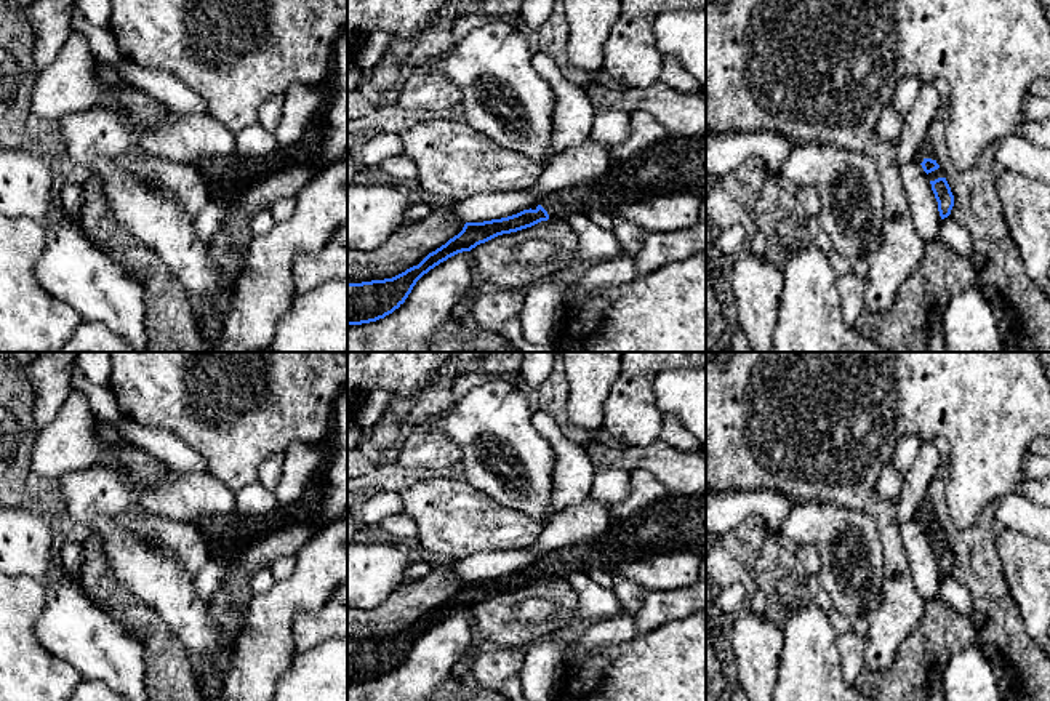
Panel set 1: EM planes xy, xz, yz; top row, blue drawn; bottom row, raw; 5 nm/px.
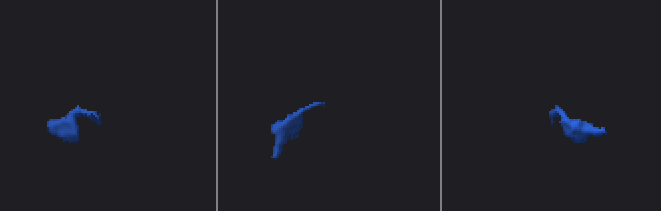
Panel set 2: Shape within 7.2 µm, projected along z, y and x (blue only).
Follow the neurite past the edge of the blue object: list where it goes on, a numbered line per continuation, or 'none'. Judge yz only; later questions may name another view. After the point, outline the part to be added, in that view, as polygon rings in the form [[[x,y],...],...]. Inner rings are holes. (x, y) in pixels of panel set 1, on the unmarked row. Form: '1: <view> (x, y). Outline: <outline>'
1: yz (925, 509). Outline: [[[925,499],[925,501],[919,506],[919,509],[917,509],[916,515],[914,515],[914,519],[916,519],[917,522],[922,522],[925,517],[935,519],[933,506],[932,506],[930,499]]]

